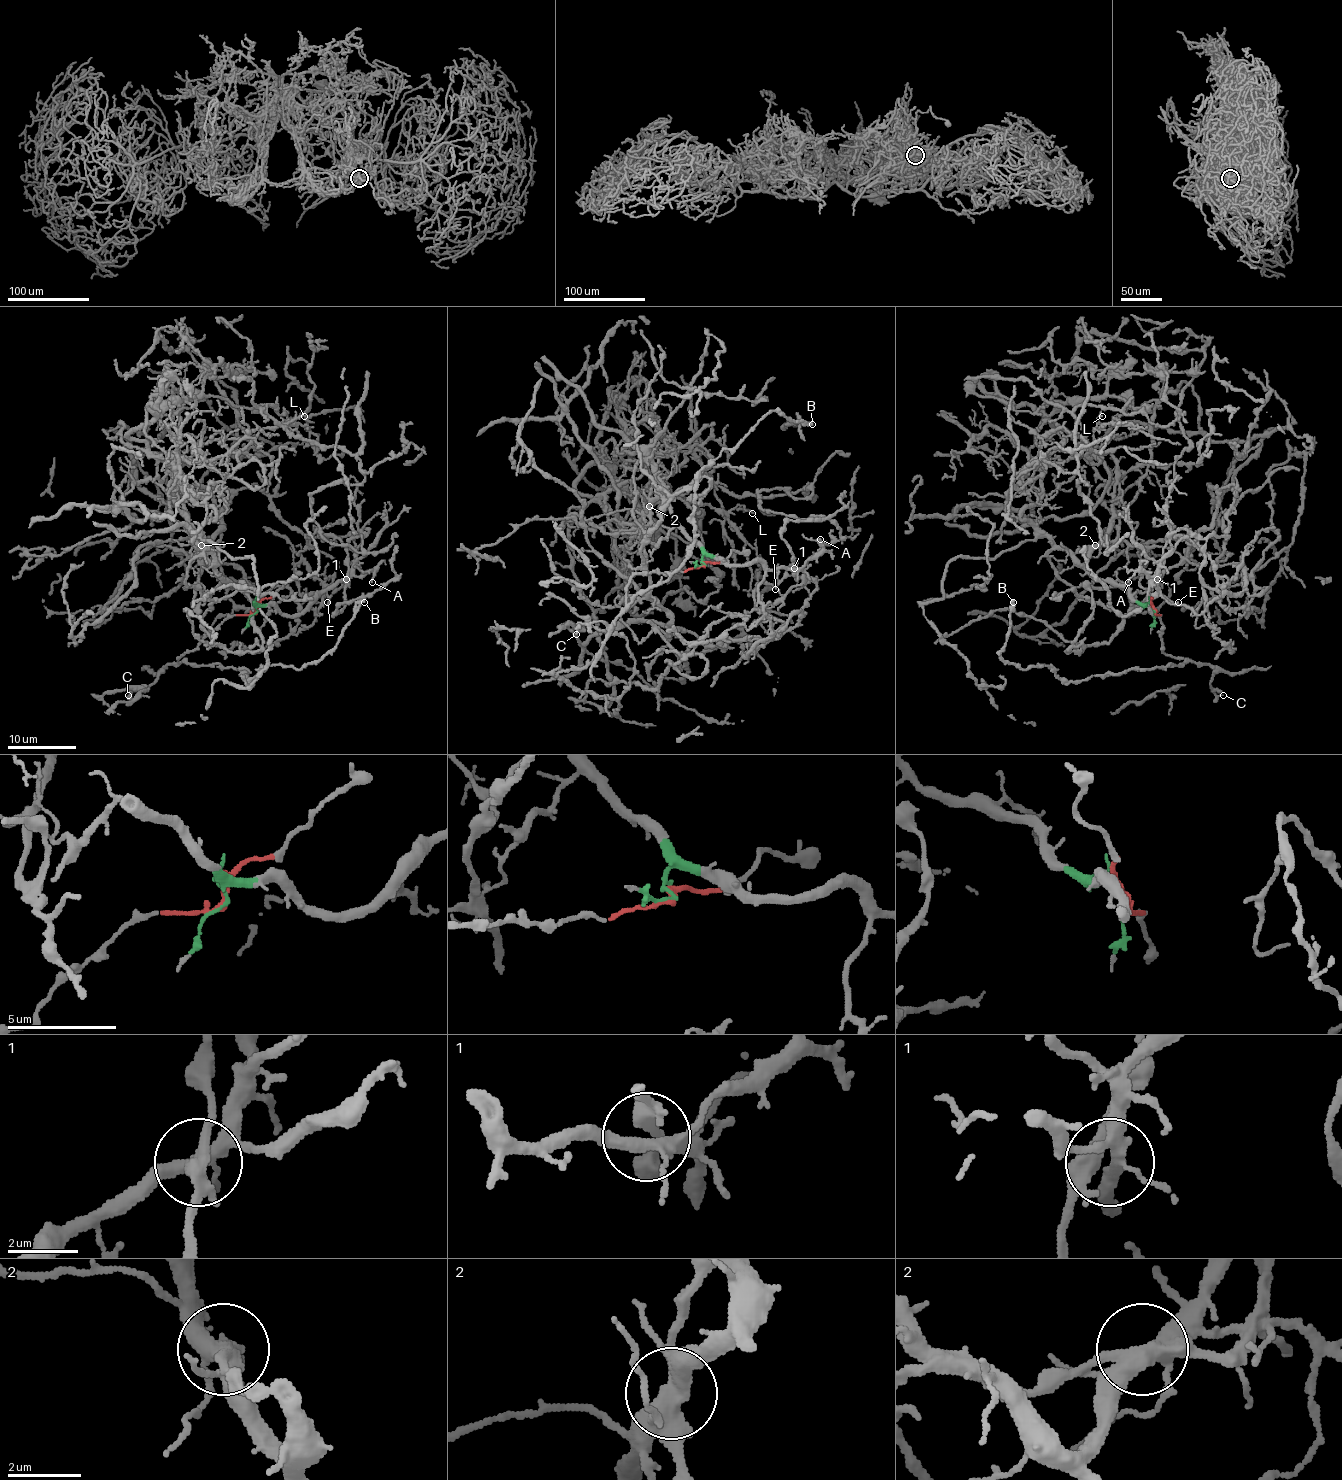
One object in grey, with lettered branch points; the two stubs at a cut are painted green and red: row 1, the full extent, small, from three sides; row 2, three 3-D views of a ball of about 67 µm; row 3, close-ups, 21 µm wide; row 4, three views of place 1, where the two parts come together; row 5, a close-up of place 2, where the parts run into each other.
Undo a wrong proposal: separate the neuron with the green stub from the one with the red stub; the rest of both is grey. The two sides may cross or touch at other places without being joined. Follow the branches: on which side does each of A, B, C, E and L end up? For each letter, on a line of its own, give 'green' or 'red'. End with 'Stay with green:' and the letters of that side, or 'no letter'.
A: green
B: red
C: red
E: green
L: green
Stay with green: A, E, L

